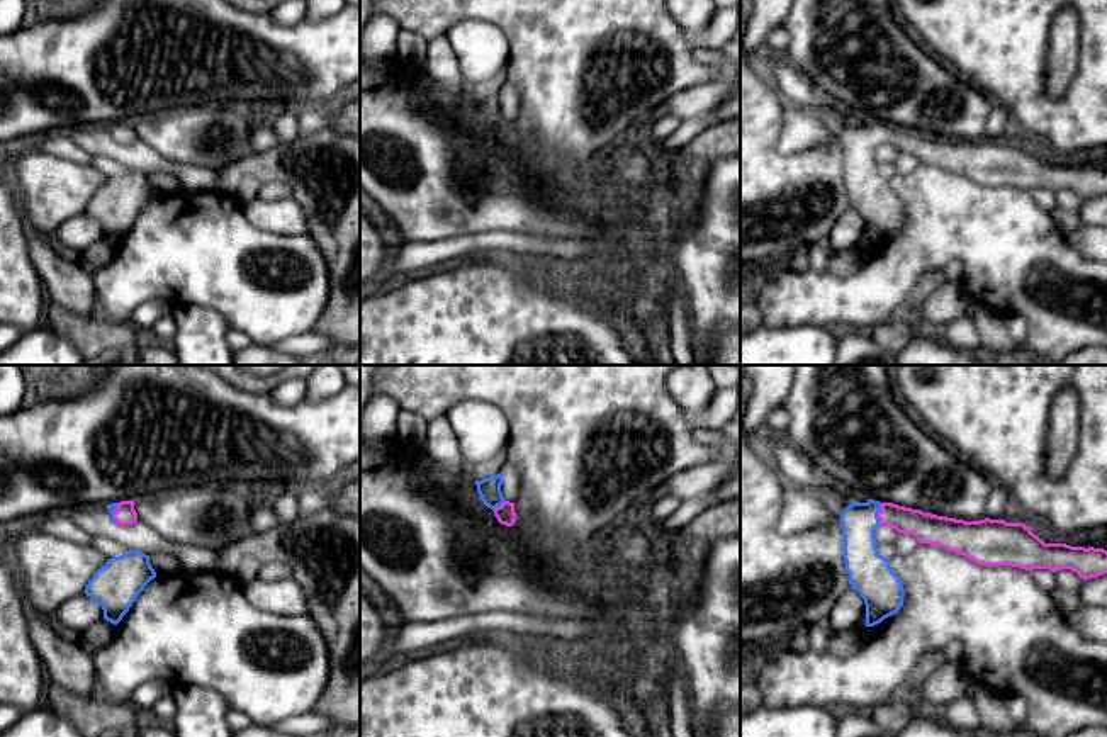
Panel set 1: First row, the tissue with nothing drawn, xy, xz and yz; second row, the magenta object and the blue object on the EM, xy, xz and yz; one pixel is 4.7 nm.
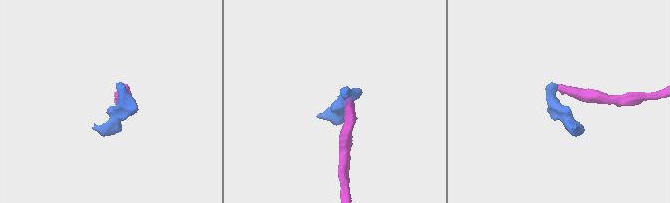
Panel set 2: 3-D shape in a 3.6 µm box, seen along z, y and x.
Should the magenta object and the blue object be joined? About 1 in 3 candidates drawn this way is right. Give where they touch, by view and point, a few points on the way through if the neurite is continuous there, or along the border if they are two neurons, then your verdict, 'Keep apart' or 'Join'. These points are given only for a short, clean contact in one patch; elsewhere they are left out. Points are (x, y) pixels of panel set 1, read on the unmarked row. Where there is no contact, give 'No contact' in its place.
Touches magenta at yz (878, 133). Path across: yz (927, 148), (888, 133), (878, 133), (859, 140). Join

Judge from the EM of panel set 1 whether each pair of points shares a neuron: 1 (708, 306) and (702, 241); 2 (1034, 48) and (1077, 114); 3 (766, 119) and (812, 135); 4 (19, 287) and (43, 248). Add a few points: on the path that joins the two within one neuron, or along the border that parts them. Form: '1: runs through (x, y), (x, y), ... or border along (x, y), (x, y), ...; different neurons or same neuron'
1: runs through (708, 291), (703, 257); same neuron
2: runs through (1034, 70), (1034, 97), (1055, 114); same neuron
3: border along (785, 101), (778, 150), (783, 153), (814, 150); different neurons
4: border along (26, 238), (29, 262), (44, 287); different neurons

